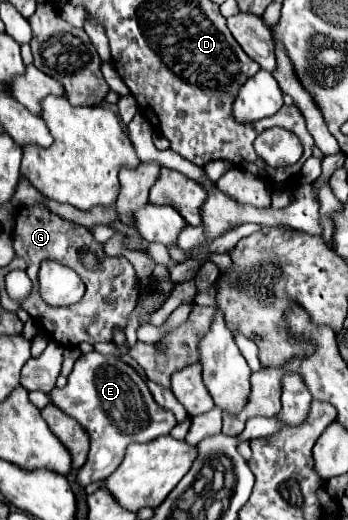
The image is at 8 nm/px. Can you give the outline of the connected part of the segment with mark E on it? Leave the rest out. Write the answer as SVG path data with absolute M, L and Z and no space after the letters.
M96 351L80 355L64 389L52 389L52 403L70 417L78 419L90 433L90 453L84 467L78 471L82 487L110 477L122 463L130 443L148 443L160 435L168 435L176 425L170 411L156 405L146 383L136 370L120 359L100 355Z

